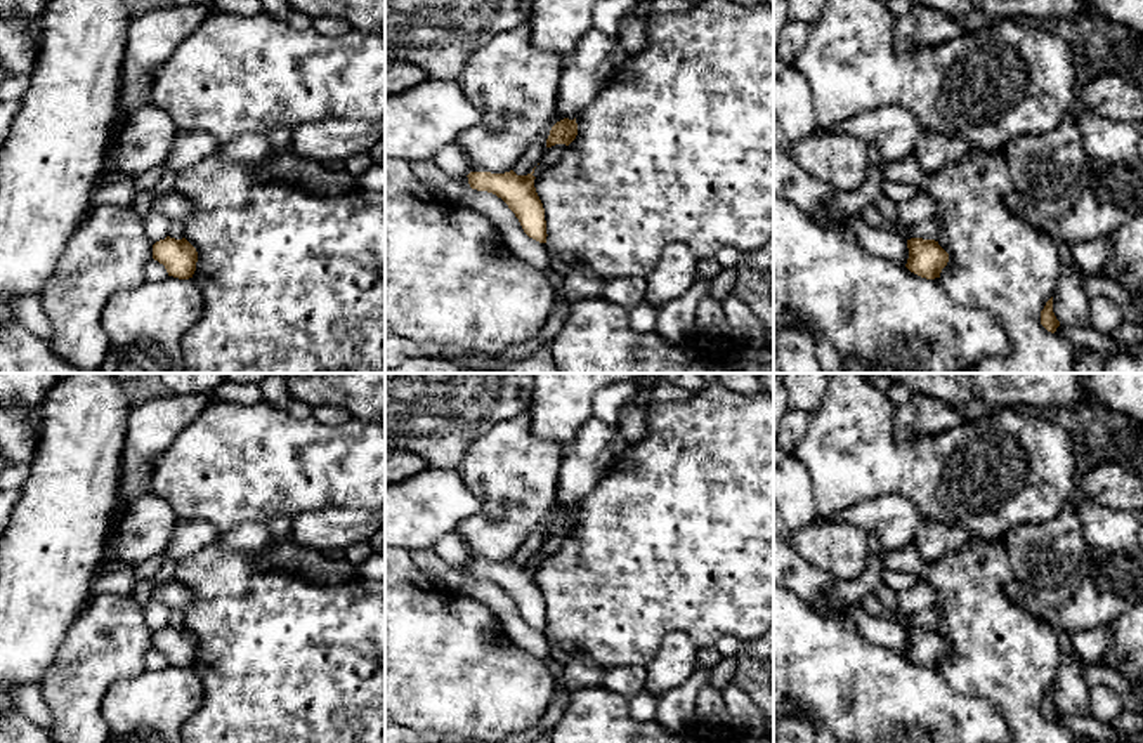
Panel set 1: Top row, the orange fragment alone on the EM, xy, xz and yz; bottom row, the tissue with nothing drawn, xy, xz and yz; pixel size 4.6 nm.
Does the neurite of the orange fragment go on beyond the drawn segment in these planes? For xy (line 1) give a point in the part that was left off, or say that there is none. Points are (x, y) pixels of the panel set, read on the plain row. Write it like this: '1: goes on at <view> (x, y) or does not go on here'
1: does not go on here

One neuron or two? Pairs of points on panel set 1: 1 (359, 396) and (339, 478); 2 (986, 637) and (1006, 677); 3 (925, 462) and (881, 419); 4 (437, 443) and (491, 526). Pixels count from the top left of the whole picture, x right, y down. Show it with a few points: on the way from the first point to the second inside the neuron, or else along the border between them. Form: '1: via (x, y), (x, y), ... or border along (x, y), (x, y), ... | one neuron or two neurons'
1: border along (352, 415), (366, 422) | two neurons
2: via (996, 648), (1006, 658), (1006, 667) | one neuron
3: via (909, 462), (881, 434) | one neuron
4: border along (483, 434), (469, 447), (457, 467) | two neurons

